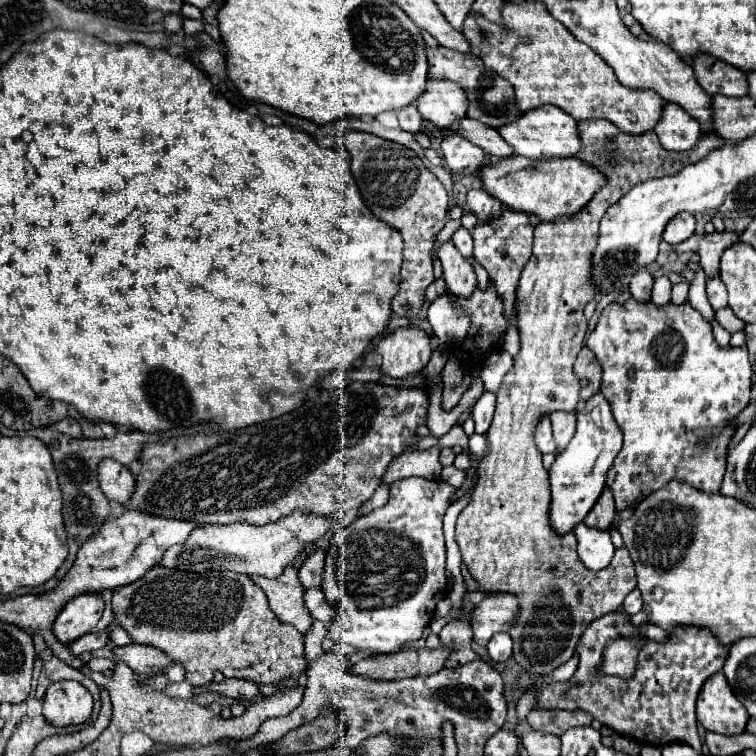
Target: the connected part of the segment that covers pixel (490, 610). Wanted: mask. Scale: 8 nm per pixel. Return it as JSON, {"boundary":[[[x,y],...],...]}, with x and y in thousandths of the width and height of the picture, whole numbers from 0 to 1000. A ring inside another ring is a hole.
{"boundary":[[[644,787],[634,800],[623,806],[620,821],[626,829],[626,848],[644,853],[649,840],[673,835],[684,813],[684,790],[679,787]]]}

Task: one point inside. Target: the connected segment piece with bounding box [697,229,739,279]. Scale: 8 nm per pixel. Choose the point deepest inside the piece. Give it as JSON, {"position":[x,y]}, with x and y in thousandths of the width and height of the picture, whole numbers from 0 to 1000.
{"position":[942,325]}

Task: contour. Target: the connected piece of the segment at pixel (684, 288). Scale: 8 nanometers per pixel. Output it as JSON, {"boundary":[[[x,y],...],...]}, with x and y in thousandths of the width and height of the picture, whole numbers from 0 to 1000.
{"boundary":[[[896,374],[896,377],[890,377],[888,401],[893,401],[893,403],[906,401],[906,398],[909,398],[909,385],[911,385],[911,377],[909,377],[909,374]]]}

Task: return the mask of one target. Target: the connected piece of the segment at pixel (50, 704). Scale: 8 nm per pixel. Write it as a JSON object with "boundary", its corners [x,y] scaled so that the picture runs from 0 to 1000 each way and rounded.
{"boundary":[[[102,901],[67,903],[57,922],[57,948],[75,962],[112,956],[120,946],[120,938],[120,917]]]}

